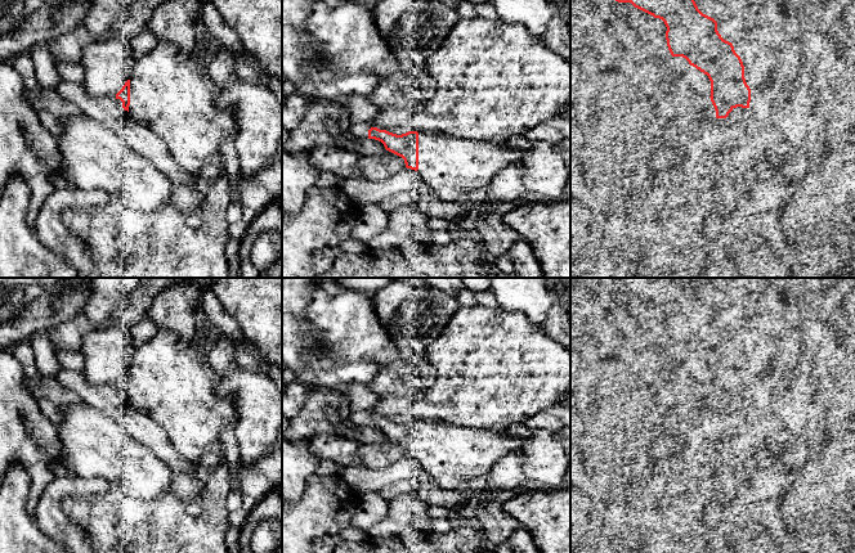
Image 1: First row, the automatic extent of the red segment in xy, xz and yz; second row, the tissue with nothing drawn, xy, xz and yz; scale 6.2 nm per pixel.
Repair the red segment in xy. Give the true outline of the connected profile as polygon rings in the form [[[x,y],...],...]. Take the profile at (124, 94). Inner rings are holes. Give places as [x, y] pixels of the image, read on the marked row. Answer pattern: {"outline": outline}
{"outline": [[[158,41],[146,55],[135,59],[130,78],[116,94],[129,116],[149,127],[167,147],[175,162],[192,176],[219,159],[224,139],[237,134],[233,109],[219,109],[215,100],[223,86],[214,82],[206,67],[193,55],[180,57],[175,44]]]}

